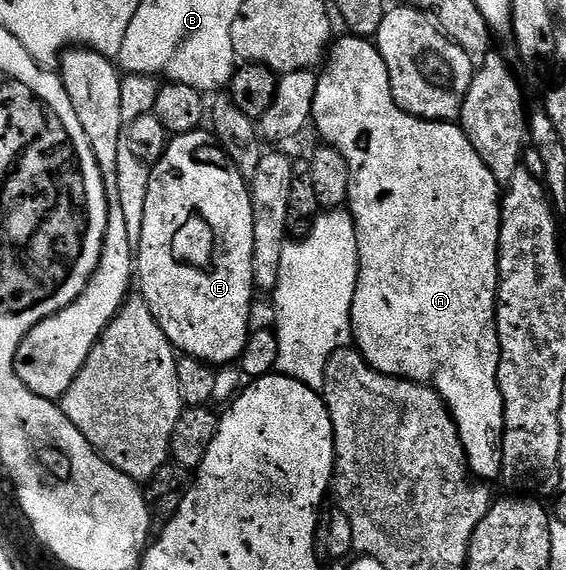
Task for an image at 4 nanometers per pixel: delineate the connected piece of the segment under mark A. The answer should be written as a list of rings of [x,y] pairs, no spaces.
[[[347,34],[331,44],[317,81],[317,93],[313,101],[311,122],[316,125],[320,135],[328,135],[327,146],[334,147],[345,158],[350,169],[350,189],[348,190],[347,210],[356,227],[358,241],[358,281],[352,302],[352,337],[355,350],[363,355],[365,361],[383,375],[395,375],[398,379],[409,379],[411,383],[422,383],[433,387],[448,407],[448,412],[456,423],[464,452],[468,454],[468,469],[480,481],[501,478],[502,445],[504,444],[504,402],[498,385],[498,361],[500,342],[496,332],[496,294],[500,288],[498,277],[498,249],[500,248],[500,200],[501,184],[497,183],[494,173],[478,157],[474,145],[467,139],[459,122],[433,121],[408,115],[394,101],[390,89],[390,73],[382,53],[372,39],[361,39],[359,35]]]

